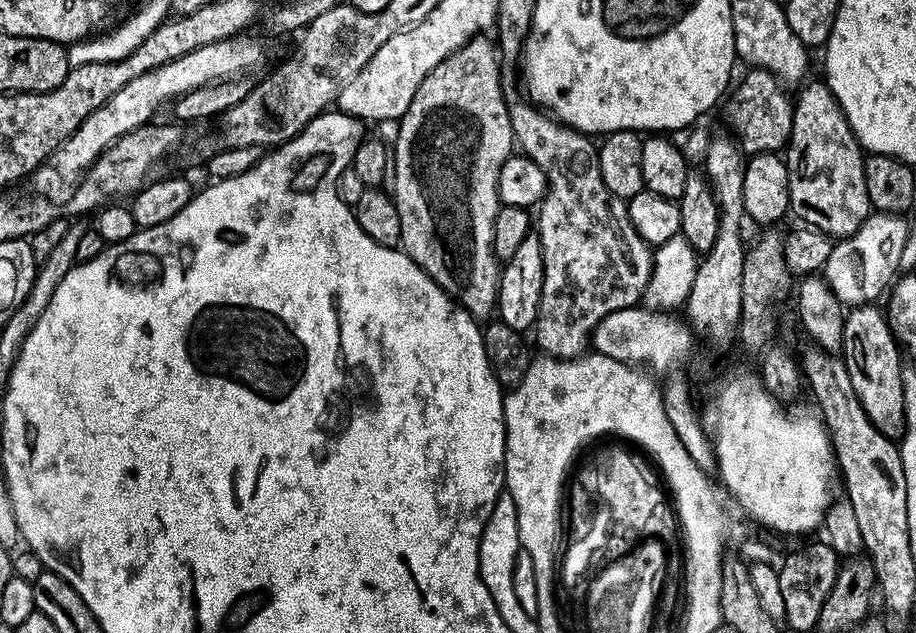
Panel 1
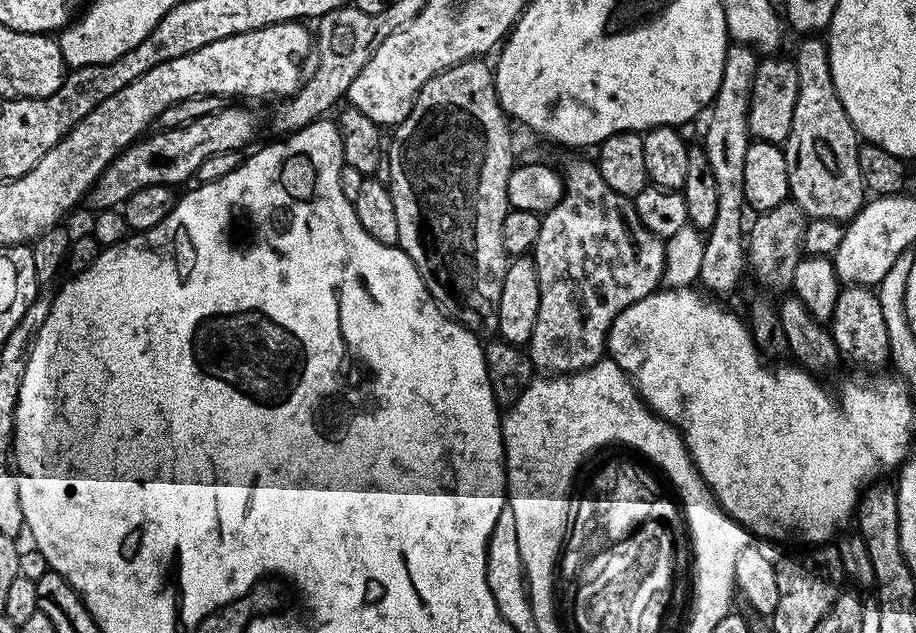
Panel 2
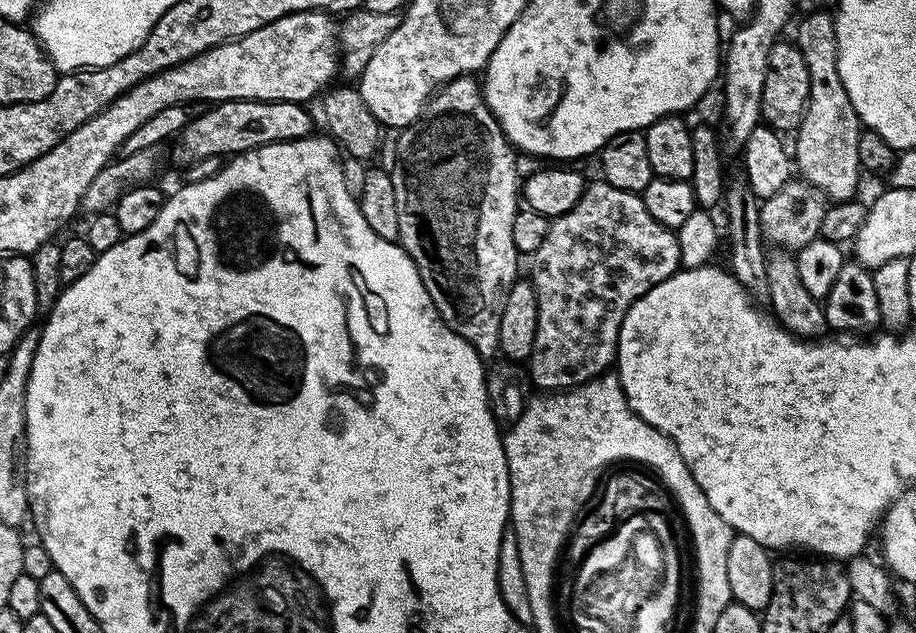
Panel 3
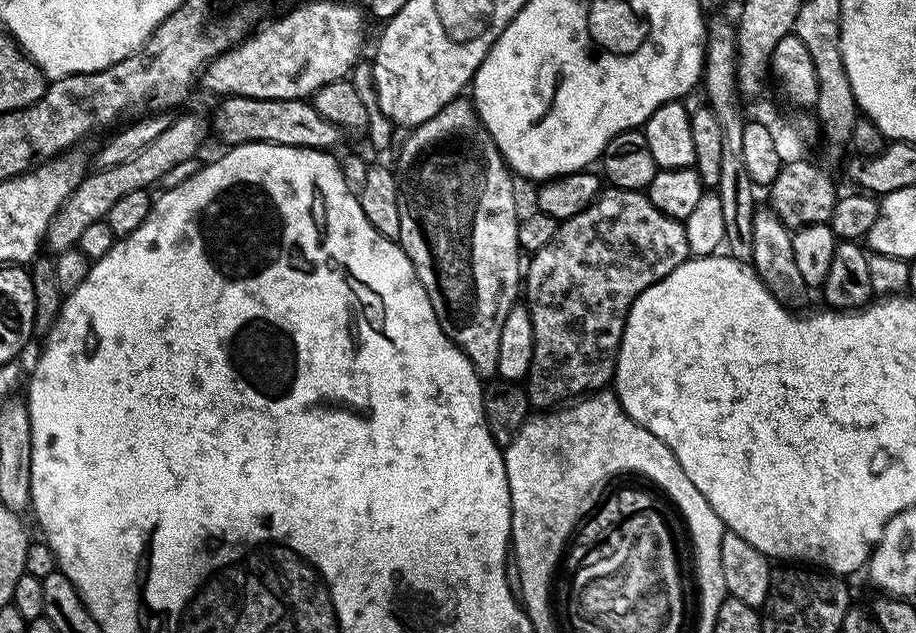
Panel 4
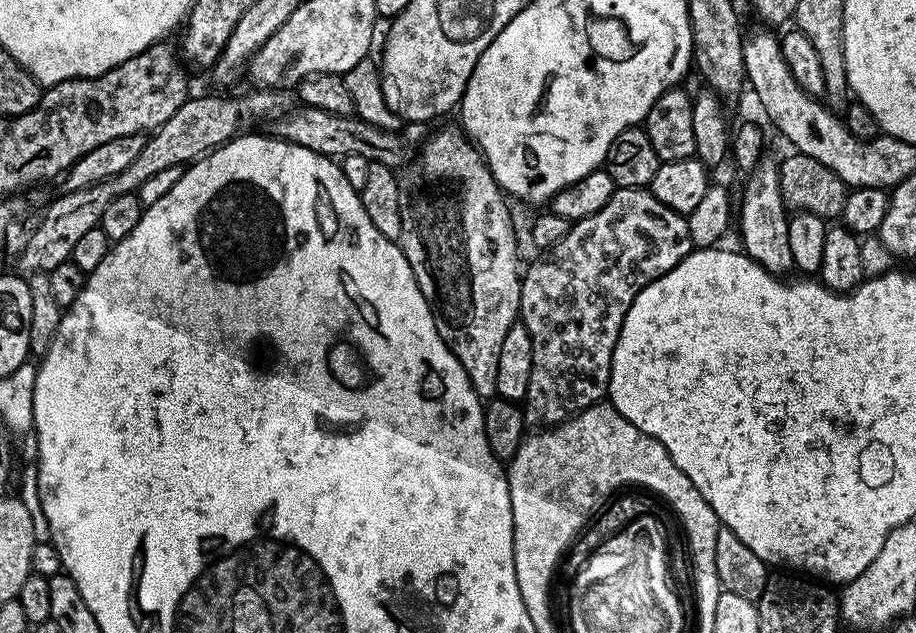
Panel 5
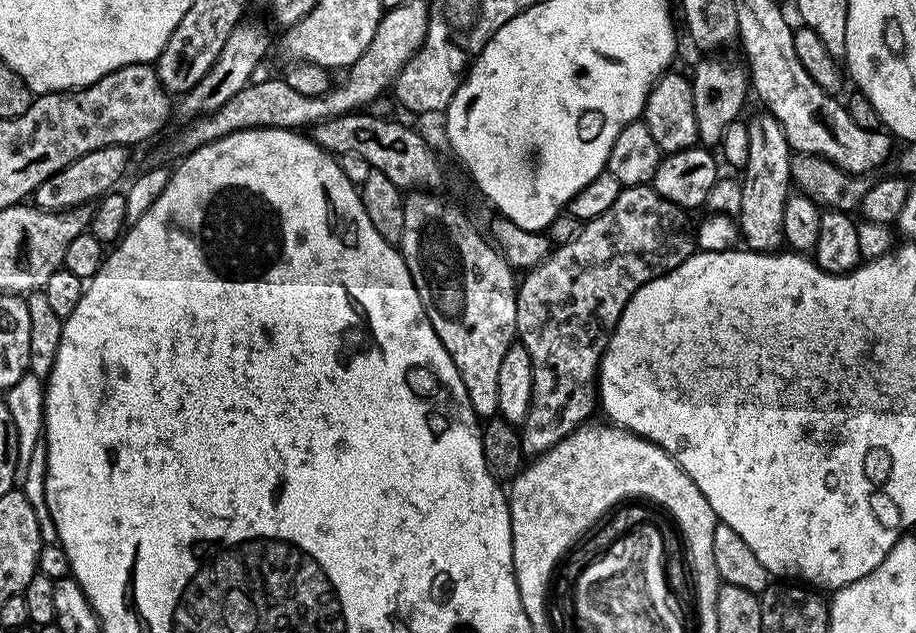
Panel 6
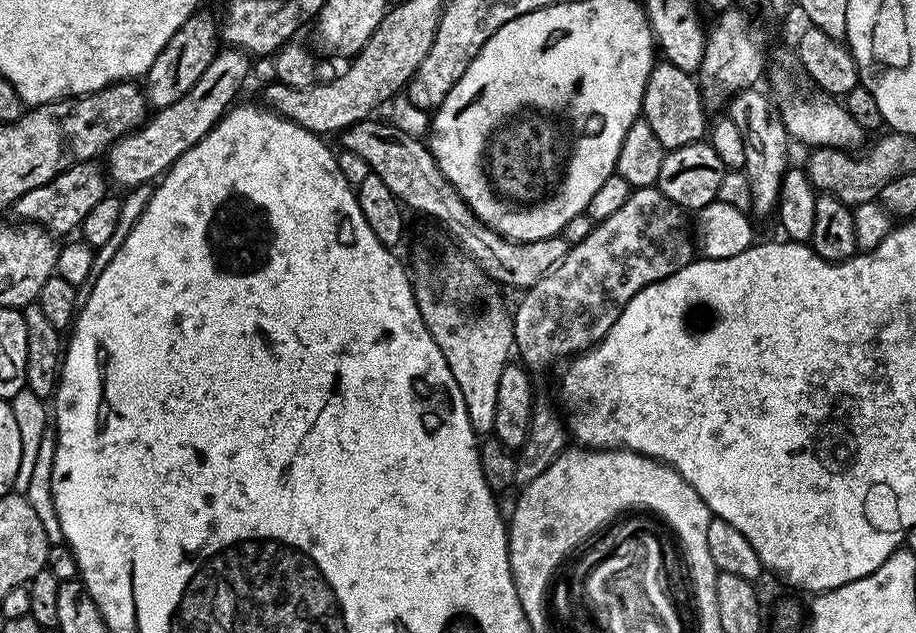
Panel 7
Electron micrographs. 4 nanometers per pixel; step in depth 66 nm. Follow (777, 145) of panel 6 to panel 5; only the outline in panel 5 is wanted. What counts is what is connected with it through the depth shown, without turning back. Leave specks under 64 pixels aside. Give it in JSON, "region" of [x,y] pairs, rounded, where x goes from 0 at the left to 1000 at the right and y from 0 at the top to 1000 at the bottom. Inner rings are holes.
{"region":[[[840,250],[831,251],[824,265],[816,273],[817,286],[812,291],[812,313],[806,319],[806,354],[808,348],[808,379],[810,397],[813,404],[818,404],[823,414],[828,414],[837,430],[845,436],[855,438],[856,430],[866,428],[867,401],[862,401],[862,370],[860,368],[861,330],[856,325],[854,300],[852,299],[852,267],[848,254]]]}

